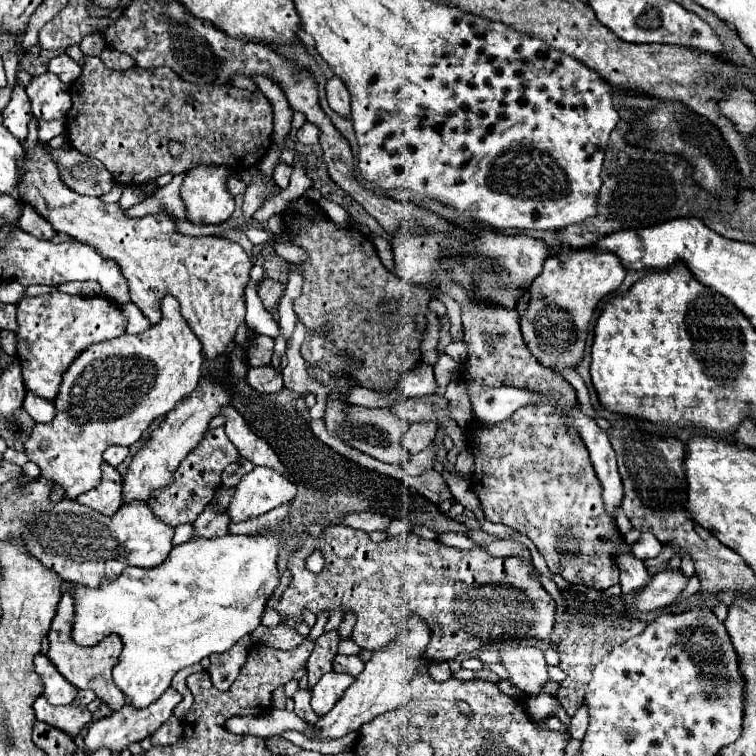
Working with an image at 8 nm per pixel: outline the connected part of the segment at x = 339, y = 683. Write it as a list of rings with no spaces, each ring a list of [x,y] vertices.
[[[330,671],[322,675],[322,679],[312,687],[312,709],[318,715],[326,715],[336,705],[336,701],[346,691],[346,687],[350,687],[352,683],[354,677],[346,673]]]

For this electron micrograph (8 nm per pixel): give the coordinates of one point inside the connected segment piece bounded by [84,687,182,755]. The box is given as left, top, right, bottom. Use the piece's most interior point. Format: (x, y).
(127, 725)

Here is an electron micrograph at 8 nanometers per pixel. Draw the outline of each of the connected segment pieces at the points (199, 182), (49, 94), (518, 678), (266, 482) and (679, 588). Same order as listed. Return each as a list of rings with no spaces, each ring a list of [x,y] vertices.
[[[198,165],[184,175],[180,197],[192,223],[224,223],[234,213],[234,197],[226,183],[228,167]]]
[[[54,73],[32,77],[26,93],[32,101],[32,113],[36,119],[66,119],[66,113],[70,111],[68,85],[64,85]]]
[[[516,645],[500,651],[500,663],[510,671],[510,683],[526,695],[538,695],[540,687],[550,681],[544,653],[538,647]]]
[[[254,467],[236,487],[228,515],[232,521],[242,521],[268,513],[282,503],[294,501],[298,485],[288,475],[272,467]]]
[[[662,571],[652,577],[652,581],[634,597],[638,611],[654,611],[658,607],[670,605],[688,585],[688,577],[678,571]]]

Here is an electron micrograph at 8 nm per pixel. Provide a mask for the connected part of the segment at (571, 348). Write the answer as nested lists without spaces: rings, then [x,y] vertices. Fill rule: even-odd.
[[[568,249],[546,259],[542,273],[532,283],[532,299],[526,313],[520,319],[522,337],[530,353],[550,369],[576,367],[582,359],[588,323],[598,301],[616,291],[626,277],[626,267],[618,263],[618,257],[608,251]]]

